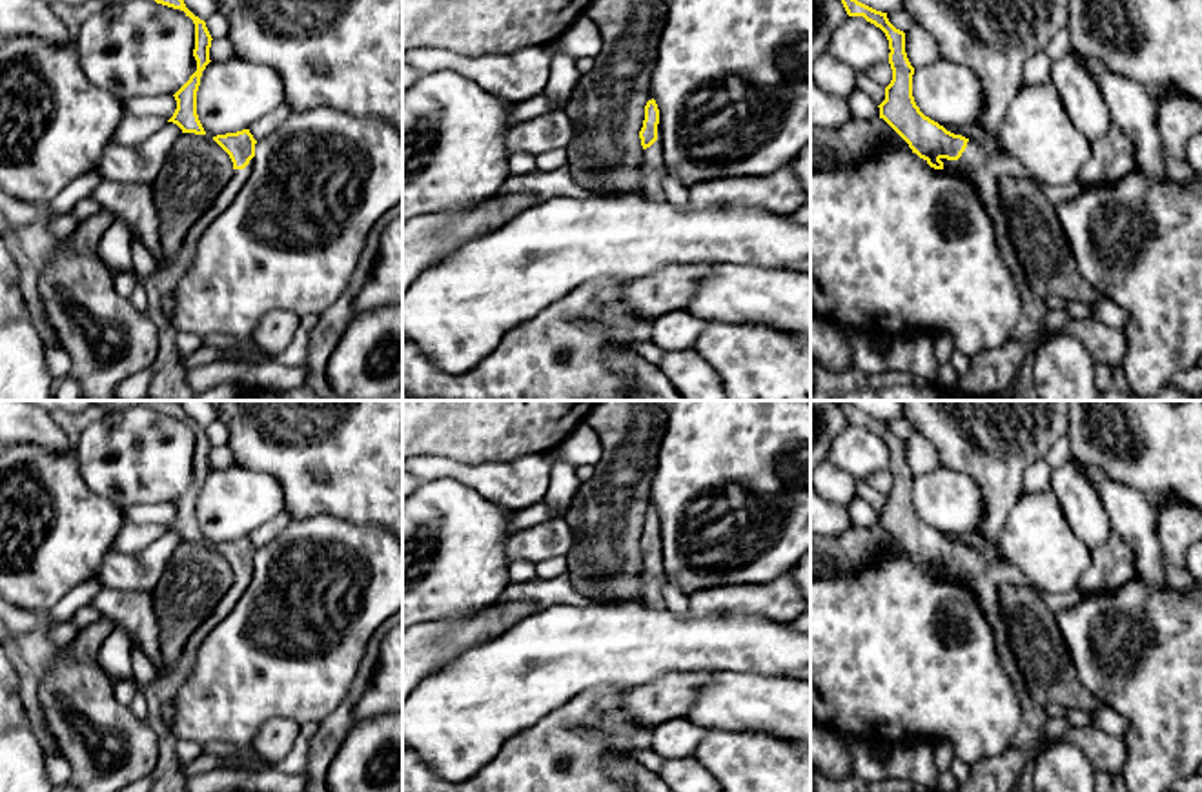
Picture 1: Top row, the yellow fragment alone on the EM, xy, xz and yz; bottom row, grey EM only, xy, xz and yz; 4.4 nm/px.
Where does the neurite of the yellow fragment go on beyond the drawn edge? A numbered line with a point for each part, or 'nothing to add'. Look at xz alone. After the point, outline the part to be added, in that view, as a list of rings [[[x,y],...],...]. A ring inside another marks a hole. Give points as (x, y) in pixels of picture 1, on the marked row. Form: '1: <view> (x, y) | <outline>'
1: xz (652, 162) | [[[657,124],[657,140],[641,153],[641,184],[647,197],[654,200],[667,200],[663,188],[665,173],[663,135],[661,124]]]

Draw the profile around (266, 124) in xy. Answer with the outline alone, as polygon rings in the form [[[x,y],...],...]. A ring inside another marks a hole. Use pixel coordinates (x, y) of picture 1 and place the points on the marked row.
[[[282,104],[277,109],[270,111],[268,115],[260,117],[257,122],[250,126],[250,133],[255,140],[266,138],[271,135],[288,117],[291,109]]]

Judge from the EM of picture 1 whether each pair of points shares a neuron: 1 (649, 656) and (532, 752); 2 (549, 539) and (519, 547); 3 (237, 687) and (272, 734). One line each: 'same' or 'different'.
1: different
2: same
3: different

